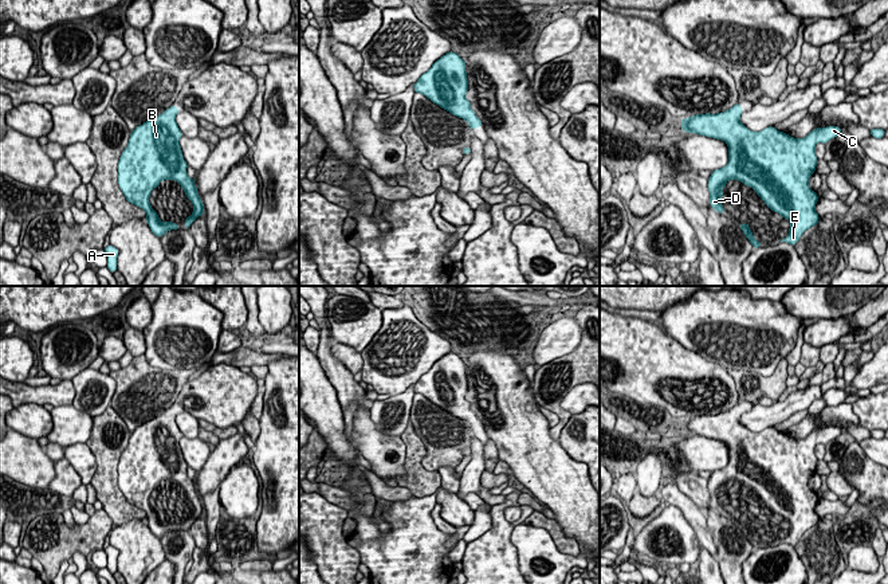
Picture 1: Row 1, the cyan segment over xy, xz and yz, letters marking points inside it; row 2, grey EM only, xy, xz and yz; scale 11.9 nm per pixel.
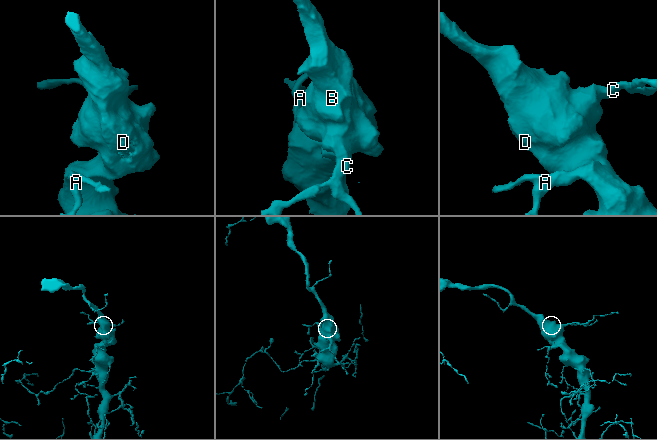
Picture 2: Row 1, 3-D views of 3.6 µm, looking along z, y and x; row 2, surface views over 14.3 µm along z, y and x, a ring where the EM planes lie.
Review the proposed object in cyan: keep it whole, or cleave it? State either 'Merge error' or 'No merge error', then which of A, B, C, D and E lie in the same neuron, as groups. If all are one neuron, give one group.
No merge error. Groups: A B C D E

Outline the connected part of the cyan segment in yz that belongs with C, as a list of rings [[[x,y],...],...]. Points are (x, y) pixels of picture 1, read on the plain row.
[[[739,403],[723,413],[696,415],[681,420],[683,432],[722,440],[728,447],[727,466],[712,471],[708,479],[710,506],[716,513],[724,514],[723,505],[719,502],[723,498],[722,491],[728,481],[742,482],[746,487],[751,487],[773,513],[778,513],[789,521],[789,536],[781,542],[795,546],[802,534],[820,521],[816,513],[820,498],[809,489],[809,479],[816,473],[818,462],[814,452],[816,446],[826,444],[842,430],[838,427],[817,428],[803,439],[794,439],[785,432],[778,432],[774,427],[753,432],[739,422],[742,413]]]

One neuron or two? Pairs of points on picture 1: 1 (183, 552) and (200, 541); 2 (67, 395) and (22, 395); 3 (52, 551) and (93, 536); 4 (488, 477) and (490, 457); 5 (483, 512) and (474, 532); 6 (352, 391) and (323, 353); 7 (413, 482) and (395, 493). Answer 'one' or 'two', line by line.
1: one
2: one
3: one
4: one
5: one
6: one
7: two

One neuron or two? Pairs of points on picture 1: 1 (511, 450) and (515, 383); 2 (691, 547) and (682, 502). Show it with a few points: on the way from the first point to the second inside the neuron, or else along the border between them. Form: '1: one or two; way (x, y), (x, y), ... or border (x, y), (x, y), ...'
1: one; way (513, 434), (513, 399)
2: two; border (666, 504), (672, 504), (680, 510), (700, 548)

